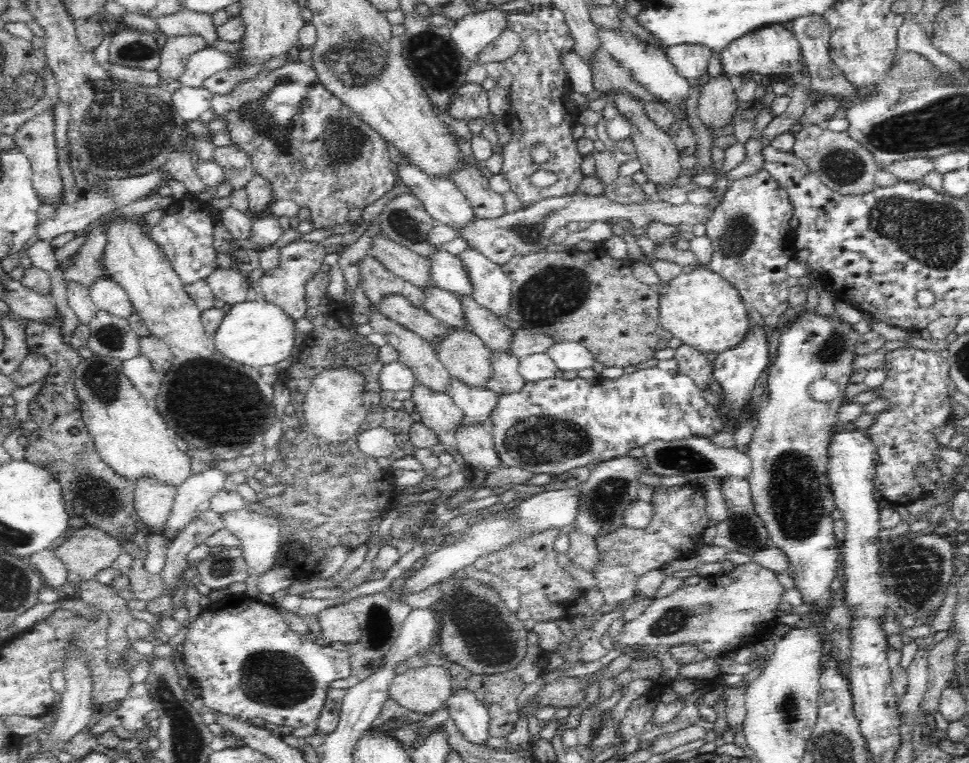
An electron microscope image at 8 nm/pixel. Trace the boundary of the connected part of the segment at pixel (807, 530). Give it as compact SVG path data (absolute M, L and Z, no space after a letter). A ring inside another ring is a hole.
M815 311L814 312L801 312L793 322L789 322L786 326L782 326L780 329L780 338L777 348L777 356L775 361L770 363L768 369L768 379L767 379L767 388L768 388L768 404L762 408L762 412L758 414L758 426L756 426L756 432L754 432L754 438L747 445L746 454L749 456L752 462L752 472L749 475L749 487L751 488L751 501L753 504L753 511L760 517L761 522L765 526L765 531L768 533L769 539L772 542L772 545L776 548L779 548L785 558L787 558L787 574L792 577L796 588L801 594L801 602L804 604L810 604L812 606L812 614L814 614L814 625L811 626L815 632L815 635L821 642L826 642L828 640L828 634L826 628L824 628L824 618L828 618L830 614L830 608L834 606L834 591L830 590L830 583L834 578L838 577L836 572L838 572L838 550L837 548L840 544L835 539L835 534L833 531L834 528L834 519L830 516L834 510L836 510L835 500L832 494L832 489L830 488L830 481L827 475L827 468L829 464L829 456L827 455L827 450L832 438L831 430L836 424L837 414L839 408L845 403L845 390L846 386L849 383L849 378L852 374L851 362L856 358L854 354L854 343L860 333L857 332L850 326L848 322L840 320L839 316L836 318L826 318L826 316L819 316ZM818 378L830 378L833 382L838 385L839 391L836 398L831 401L816 401L808 393L808 386L818 380Z

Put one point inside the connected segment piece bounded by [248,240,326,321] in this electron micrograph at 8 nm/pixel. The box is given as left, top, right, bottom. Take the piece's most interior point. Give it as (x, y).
(284, 286)

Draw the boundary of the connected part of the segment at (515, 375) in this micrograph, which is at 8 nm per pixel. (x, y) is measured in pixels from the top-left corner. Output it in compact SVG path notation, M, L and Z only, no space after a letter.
M491 350L489 361L491 373L485 386L496 394L516 392L524 386L524 380L518 372L519 358L509 350Z

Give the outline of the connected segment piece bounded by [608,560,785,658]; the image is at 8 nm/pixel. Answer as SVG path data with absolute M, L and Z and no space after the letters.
M752 560L738 565L736 570L732 570L730 574L702 577L695 585L683 583L672 594L658 599L654 598L652 604L639 617L626 622L624 630L618 636L610 634L608 640L620 646L664 646L664 648L681 642L692 642L702 647L703 652L709 658L729 655L737 648L748 647L760 642L775 628L777 607L782 602L781 596L784 589L785 587L777 579L777 573Z

